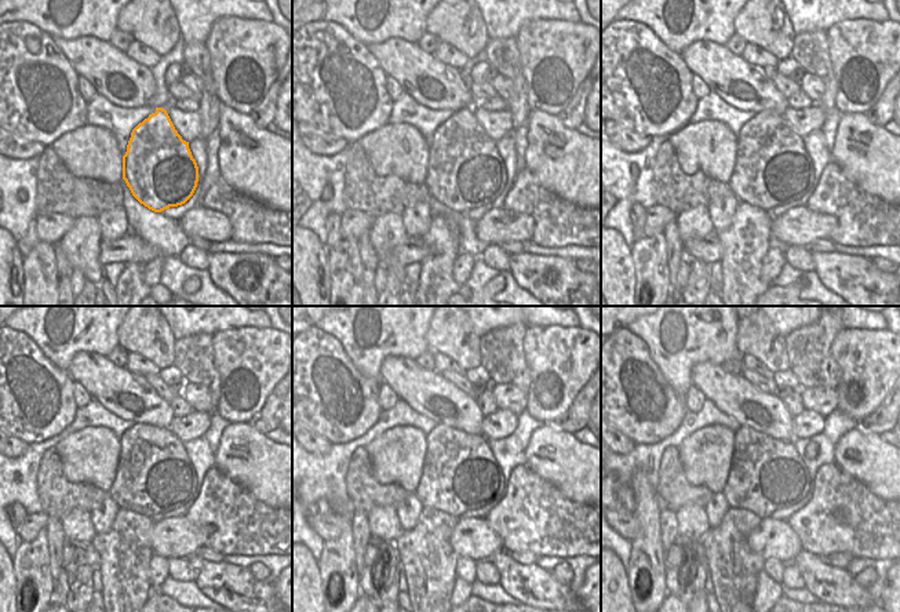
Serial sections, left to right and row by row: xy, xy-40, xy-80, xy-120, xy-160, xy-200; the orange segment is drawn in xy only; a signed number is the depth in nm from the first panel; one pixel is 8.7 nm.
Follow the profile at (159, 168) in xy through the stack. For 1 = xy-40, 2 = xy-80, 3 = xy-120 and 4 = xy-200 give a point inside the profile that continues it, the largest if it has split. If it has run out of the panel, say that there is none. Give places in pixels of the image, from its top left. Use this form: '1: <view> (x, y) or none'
1: xy-40 (465, 171)
2: xy-80 (772, 168)
3: xy-120 (155, 476)
4: xy-200 (766, 474)

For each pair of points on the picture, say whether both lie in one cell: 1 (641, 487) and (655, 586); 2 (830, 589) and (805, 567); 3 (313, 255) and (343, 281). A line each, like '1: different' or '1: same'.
1: same
2: same
3: different

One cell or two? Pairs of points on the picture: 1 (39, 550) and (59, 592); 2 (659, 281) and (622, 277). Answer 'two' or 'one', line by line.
1: two
2: two

